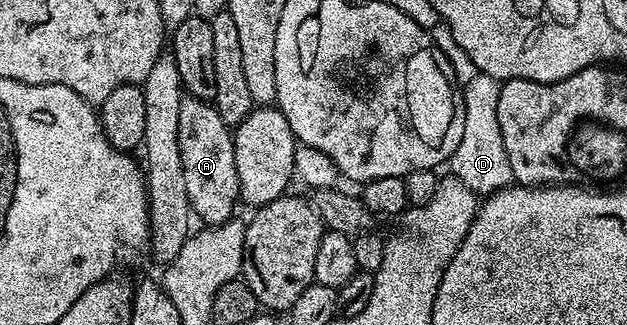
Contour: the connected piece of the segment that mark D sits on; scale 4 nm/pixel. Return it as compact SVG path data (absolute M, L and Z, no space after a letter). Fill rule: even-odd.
M478 74L463 84L463 138L451 157L451 172L478 194L497 192L514 183L511 162L507 162L507 150L503 146L503 134L499 130L501 85L502 81L484 74Z

